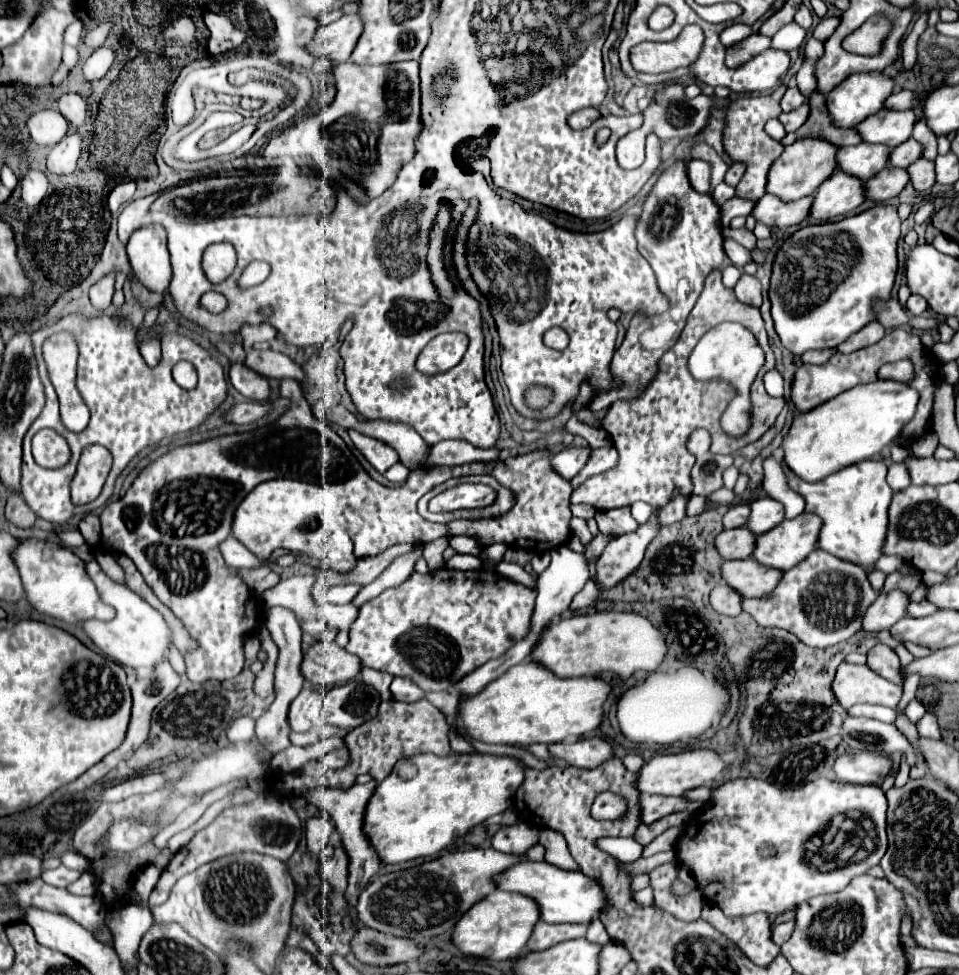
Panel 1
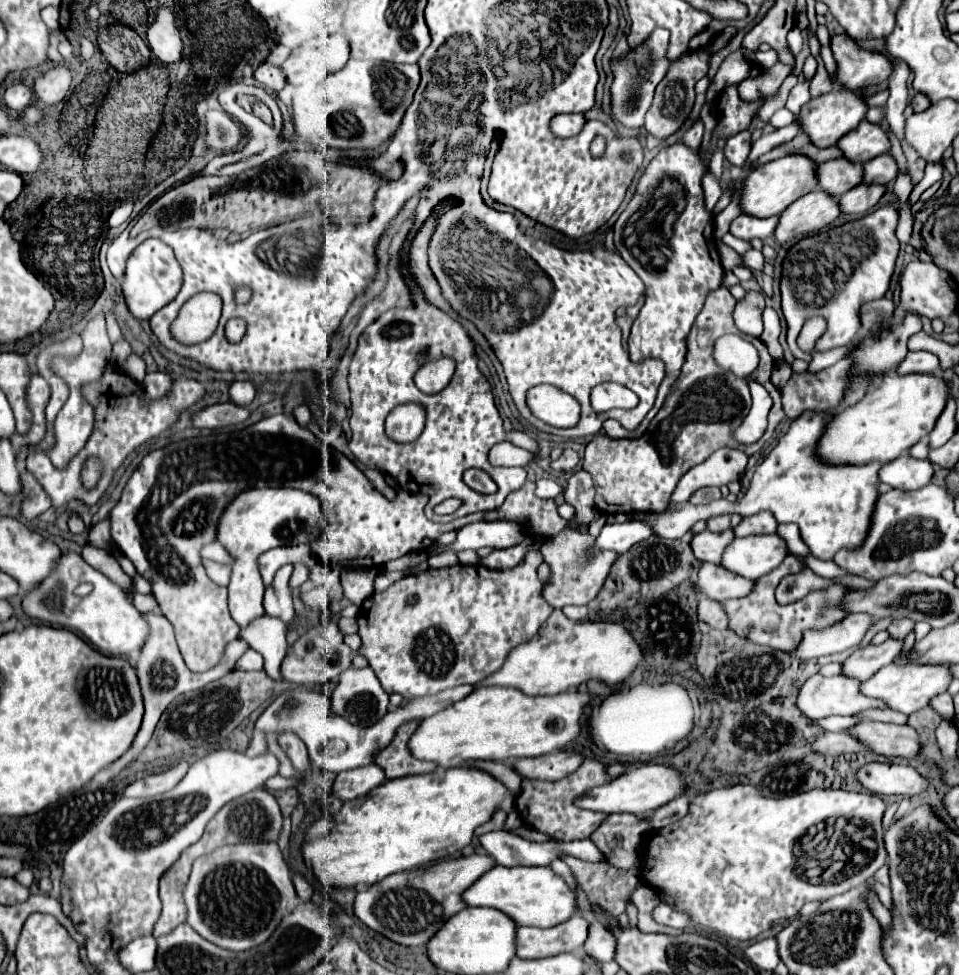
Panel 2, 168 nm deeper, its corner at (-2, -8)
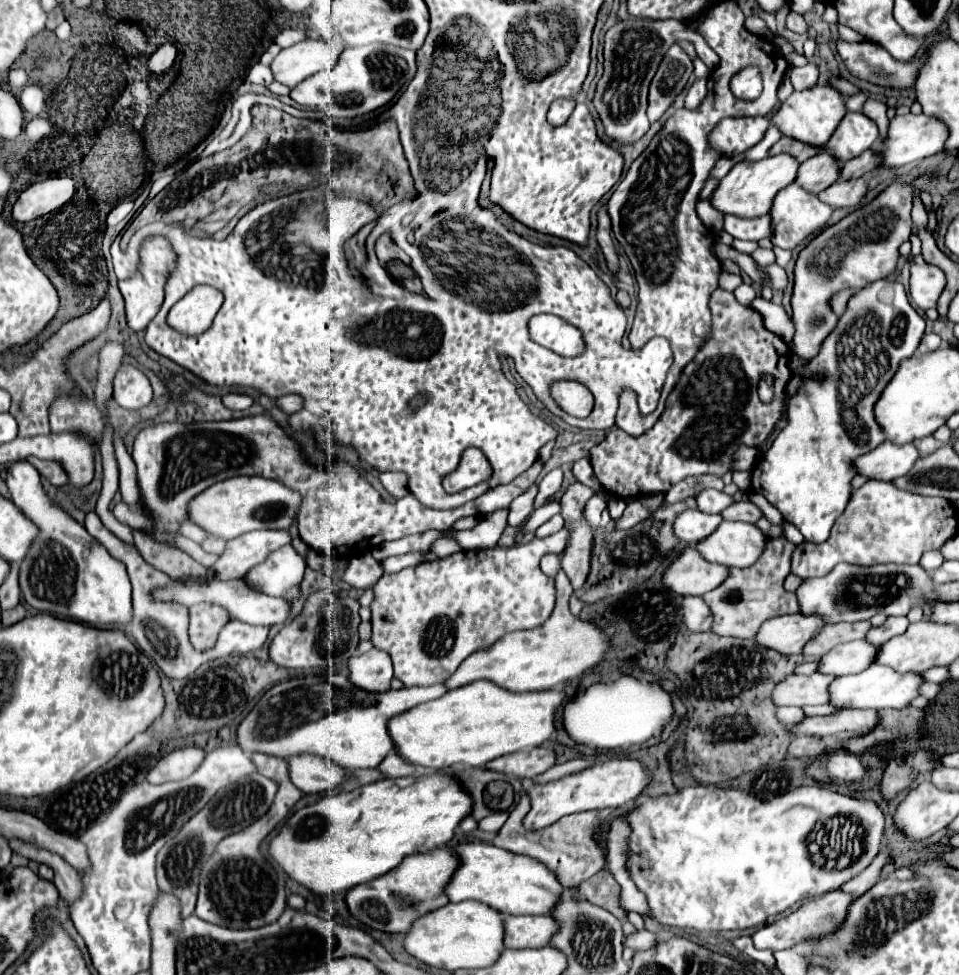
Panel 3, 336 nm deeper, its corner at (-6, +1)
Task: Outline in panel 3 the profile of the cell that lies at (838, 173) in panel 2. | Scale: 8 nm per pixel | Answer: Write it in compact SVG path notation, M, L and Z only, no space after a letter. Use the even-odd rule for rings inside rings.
M826 151L816 153L814 157L806 159L798 167L798 175L794 183L798 183L804 191L818 195L826 187L830 187L840 175L840 163Z

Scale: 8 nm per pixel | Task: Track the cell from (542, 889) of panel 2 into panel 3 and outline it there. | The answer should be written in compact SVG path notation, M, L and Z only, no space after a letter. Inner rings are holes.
M460 843L452 847L460 865L444 887L450 901L474 899L502 915L548 915L560 901L564 887L554 873L534 857L510 853L492 843Z

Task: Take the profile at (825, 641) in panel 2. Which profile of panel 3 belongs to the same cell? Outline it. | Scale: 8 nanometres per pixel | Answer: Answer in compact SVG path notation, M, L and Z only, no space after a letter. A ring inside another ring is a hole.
M780 615L766 619L758 635L754 635L754 641L782 655L798 655L822 625L824 621L814 615Z

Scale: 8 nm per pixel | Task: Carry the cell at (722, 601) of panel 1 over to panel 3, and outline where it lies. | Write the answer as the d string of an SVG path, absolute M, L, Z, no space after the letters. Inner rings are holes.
M684 597L682 601L682 625L690 633L710 631L712 625L712 611L704 603L702 597Z

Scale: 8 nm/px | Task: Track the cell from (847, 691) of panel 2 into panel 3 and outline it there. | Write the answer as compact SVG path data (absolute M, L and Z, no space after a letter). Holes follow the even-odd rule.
M812 673L812 675L788 675L774 687L774 705L820 705L828 699L828 685L832 675Z

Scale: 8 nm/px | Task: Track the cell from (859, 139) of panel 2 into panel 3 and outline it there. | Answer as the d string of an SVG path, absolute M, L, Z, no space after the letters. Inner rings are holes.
M846 113L842 123L836 127L834 135L822 147L838 161L848 161L858 157L862 151L870 149L878 141L878 127L864 113Z

